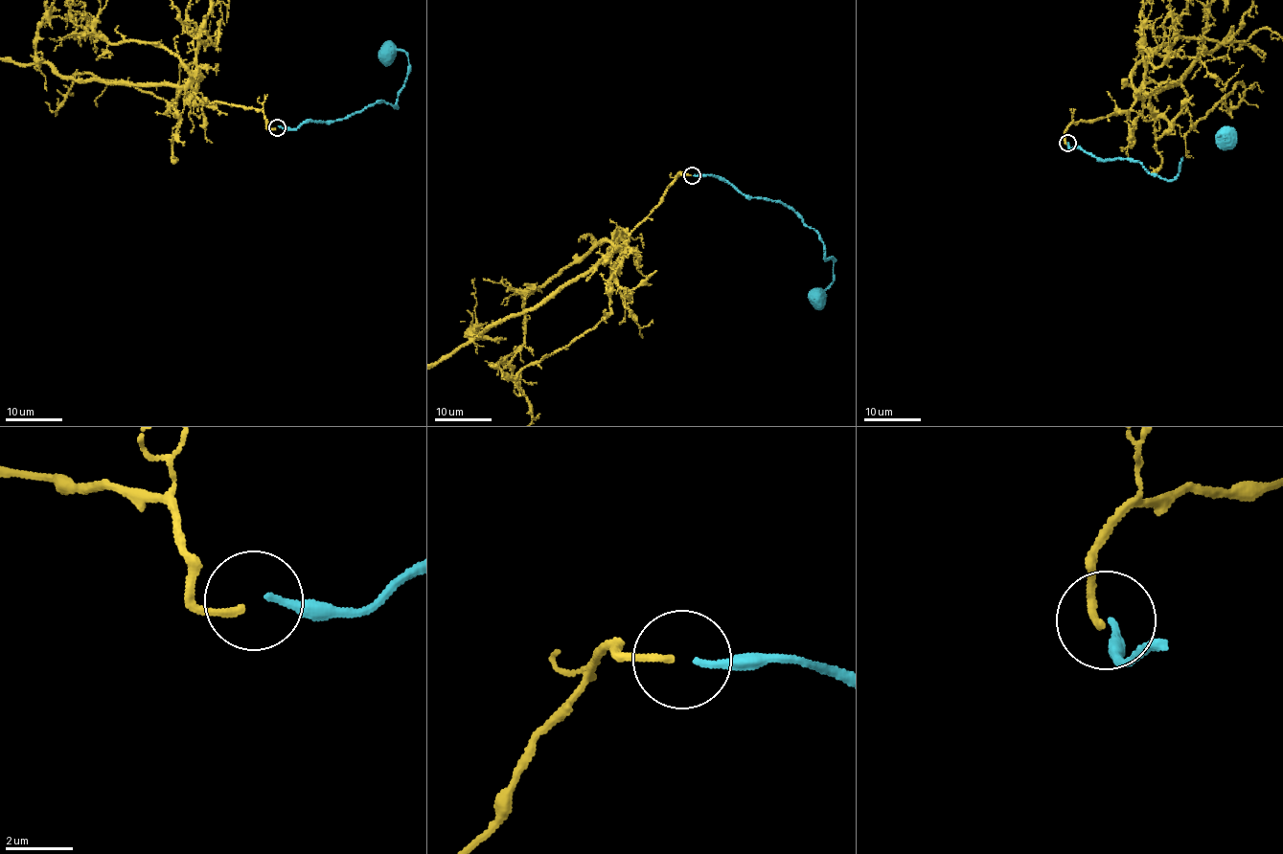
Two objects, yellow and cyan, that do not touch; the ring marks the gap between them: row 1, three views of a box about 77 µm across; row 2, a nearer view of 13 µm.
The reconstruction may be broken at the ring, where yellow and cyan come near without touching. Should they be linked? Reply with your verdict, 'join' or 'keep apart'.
keep apart

